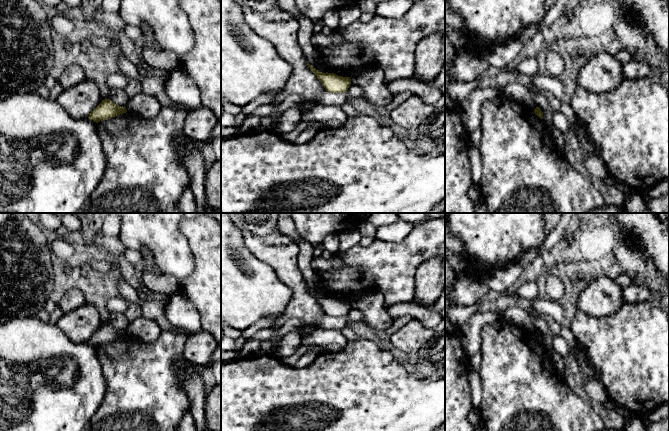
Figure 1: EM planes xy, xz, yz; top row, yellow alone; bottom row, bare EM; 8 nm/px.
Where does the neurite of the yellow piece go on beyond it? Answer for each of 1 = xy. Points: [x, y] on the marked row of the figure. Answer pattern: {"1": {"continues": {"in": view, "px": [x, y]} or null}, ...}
{"1": {"continues": null}}

